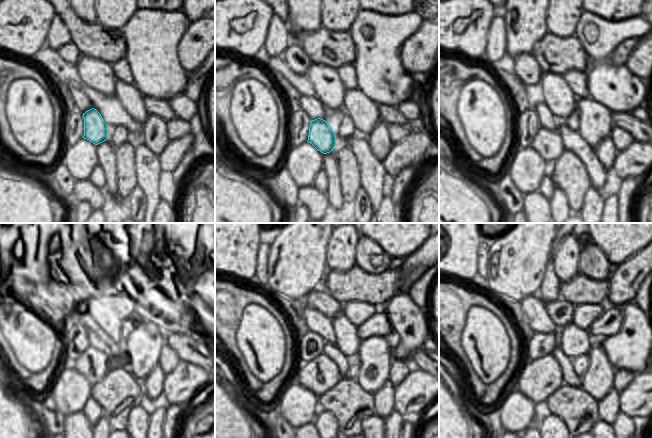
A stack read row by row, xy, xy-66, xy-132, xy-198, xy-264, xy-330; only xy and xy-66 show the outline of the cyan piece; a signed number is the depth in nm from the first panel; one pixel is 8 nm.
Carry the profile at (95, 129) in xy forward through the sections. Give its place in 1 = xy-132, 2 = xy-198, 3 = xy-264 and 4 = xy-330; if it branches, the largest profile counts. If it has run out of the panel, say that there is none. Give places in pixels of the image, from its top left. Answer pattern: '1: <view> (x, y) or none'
1: xy-132 (547, 142)
2: xy-198 (93, 375)
3: xy-264 (317, 375)
4: xy-330 (539, 378)

